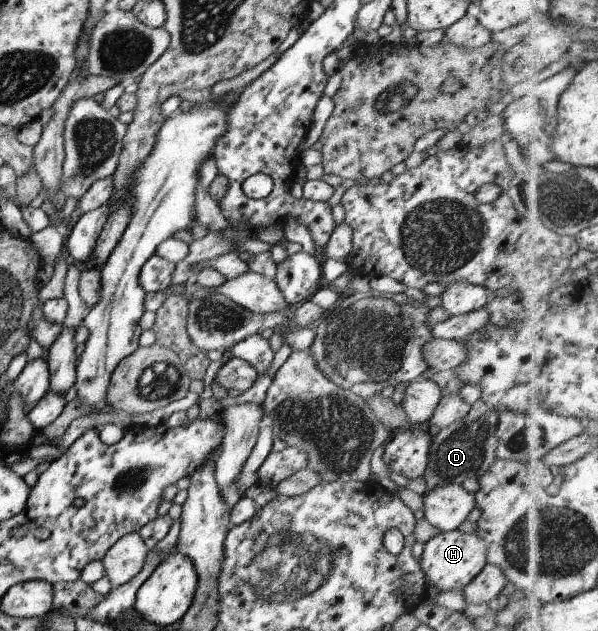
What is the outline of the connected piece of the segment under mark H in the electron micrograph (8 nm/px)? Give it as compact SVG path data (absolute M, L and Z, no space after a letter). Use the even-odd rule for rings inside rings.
M457 529L440 532L422 546L419 569L422 571L426 586L434 586L439 592L463 590L480 569L487 563L483 540L474 533L464 534Z

